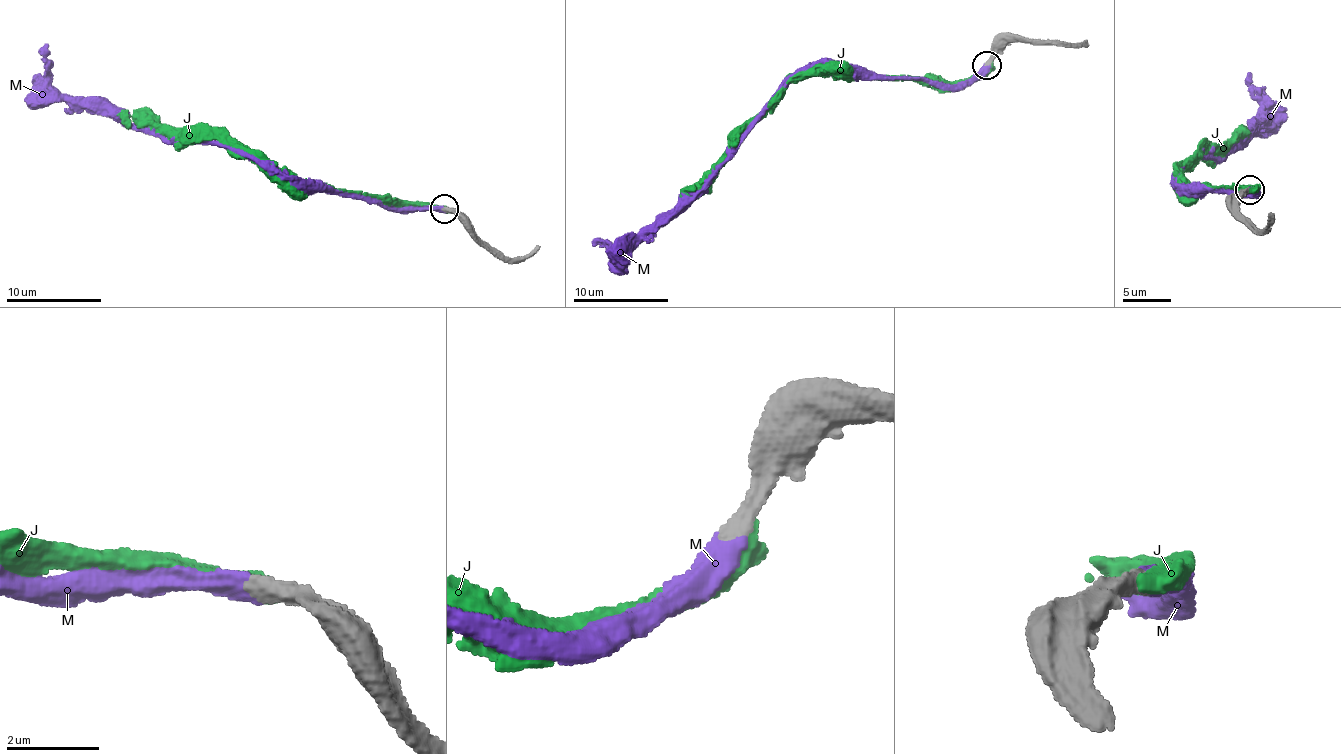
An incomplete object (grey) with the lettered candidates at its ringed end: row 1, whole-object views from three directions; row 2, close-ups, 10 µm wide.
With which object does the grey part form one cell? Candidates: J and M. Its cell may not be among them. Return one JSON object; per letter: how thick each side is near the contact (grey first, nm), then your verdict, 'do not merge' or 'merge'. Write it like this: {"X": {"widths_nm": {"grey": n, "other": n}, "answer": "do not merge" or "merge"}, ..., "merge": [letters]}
{"J": {"widths_nm": {"grey": 440, "other": 500}, "answer": "do not merge"}, "M": {"widths_nm": {"grey": 360, "other": 400}, "answer": "merge"}, "merge": ["M"]}

